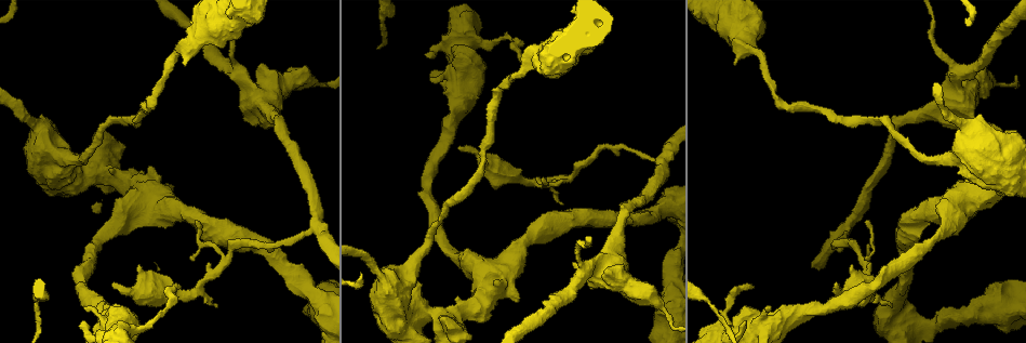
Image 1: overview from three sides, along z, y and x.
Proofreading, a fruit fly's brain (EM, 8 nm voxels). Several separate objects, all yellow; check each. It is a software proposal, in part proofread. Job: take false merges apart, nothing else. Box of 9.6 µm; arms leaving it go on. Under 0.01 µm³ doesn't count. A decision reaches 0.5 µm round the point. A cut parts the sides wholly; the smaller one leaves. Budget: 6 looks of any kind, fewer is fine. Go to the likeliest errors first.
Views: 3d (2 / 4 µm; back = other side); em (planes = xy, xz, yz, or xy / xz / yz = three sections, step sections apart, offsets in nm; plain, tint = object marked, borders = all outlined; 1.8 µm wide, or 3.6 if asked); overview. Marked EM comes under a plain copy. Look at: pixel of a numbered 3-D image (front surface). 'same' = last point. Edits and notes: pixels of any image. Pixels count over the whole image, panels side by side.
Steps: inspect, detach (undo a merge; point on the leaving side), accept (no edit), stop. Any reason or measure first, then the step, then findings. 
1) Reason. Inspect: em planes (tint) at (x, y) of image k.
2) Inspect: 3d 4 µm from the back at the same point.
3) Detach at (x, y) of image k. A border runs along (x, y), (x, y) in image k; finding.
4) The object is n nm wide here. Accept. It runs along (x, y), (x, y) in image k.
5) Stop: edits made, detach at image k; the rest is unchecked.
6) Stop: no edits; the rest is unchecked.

Three arms meet. Inspect: 3d 2 µm at (572, 177) of image 1.

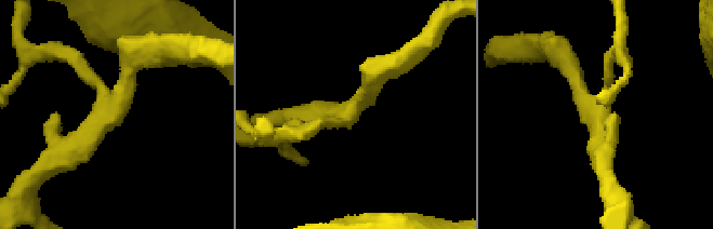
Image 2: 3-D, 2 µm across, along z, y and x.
3 arms meet here. Inspect: em planes (borders) at (351, 107) of image 2.

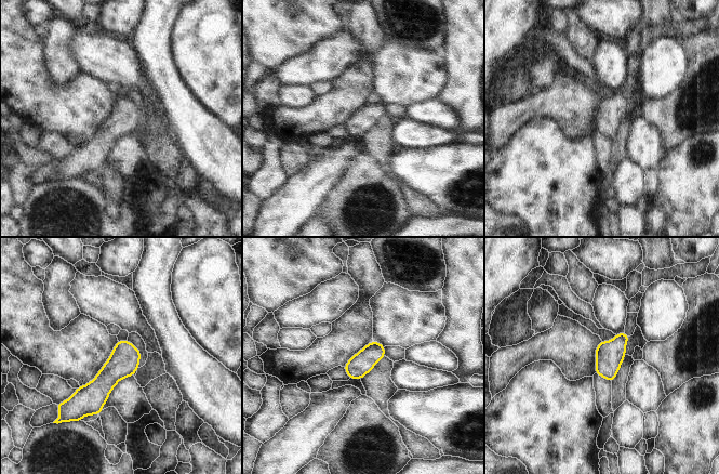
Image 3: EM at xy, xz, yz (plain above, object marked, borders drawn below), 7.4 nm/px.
The object is 170 nm wide here. Accept. It runs along (137, 353), (133, 354), (80, 408) in image 3; continuous, no second neuron.

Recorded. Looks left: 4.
Abrupt turn. Inspect: em 3.6 µm xy step 8 (tint) at (445, 313) of image 1.

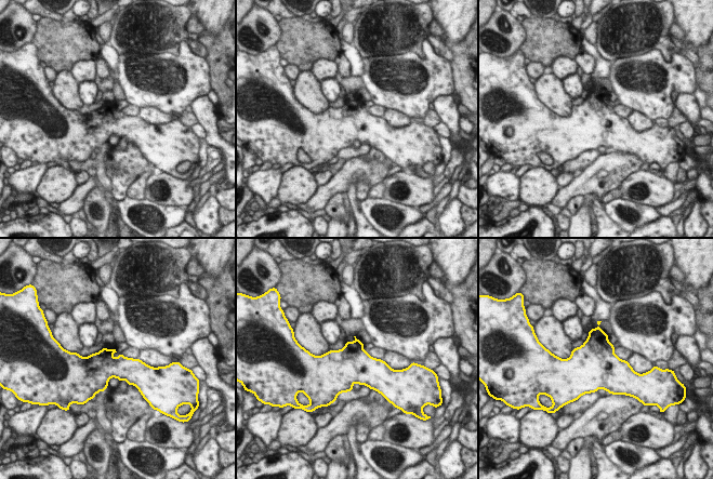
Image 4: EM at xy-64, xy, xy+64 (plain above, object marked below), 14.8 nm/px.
The object is 420 nm wide here. Accept. One neuron here.

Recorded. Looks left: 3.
Sudden change in width. Inspect: 3d 4 µm at (459, 96) of image 1.

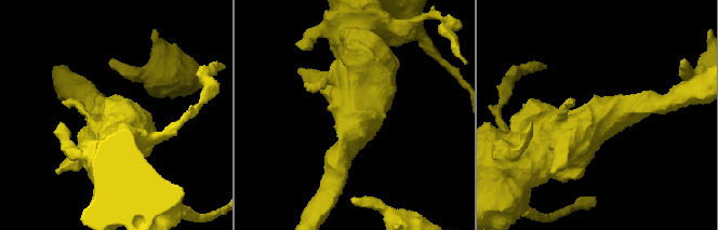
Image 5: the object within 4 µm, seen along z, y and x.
Inspect: em 3.6 µm planes (tint) at (354, 114) of image 5.

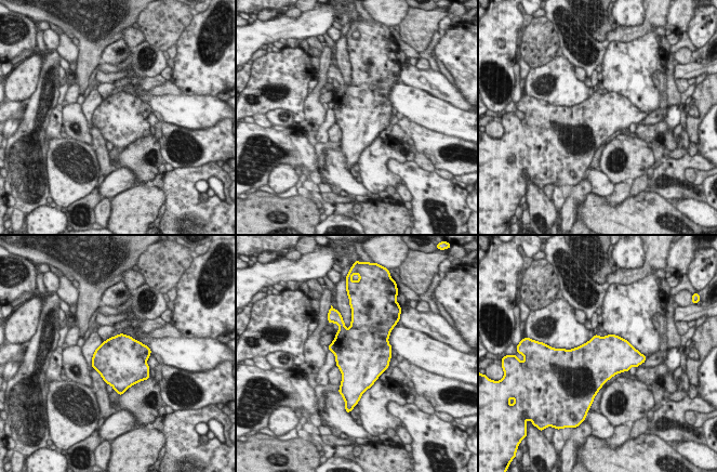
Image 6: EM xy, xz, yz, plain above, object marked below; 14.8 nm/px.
Accept. One neuron here.

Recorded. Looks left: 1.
Stop: no edits; the rest is unchecked.

